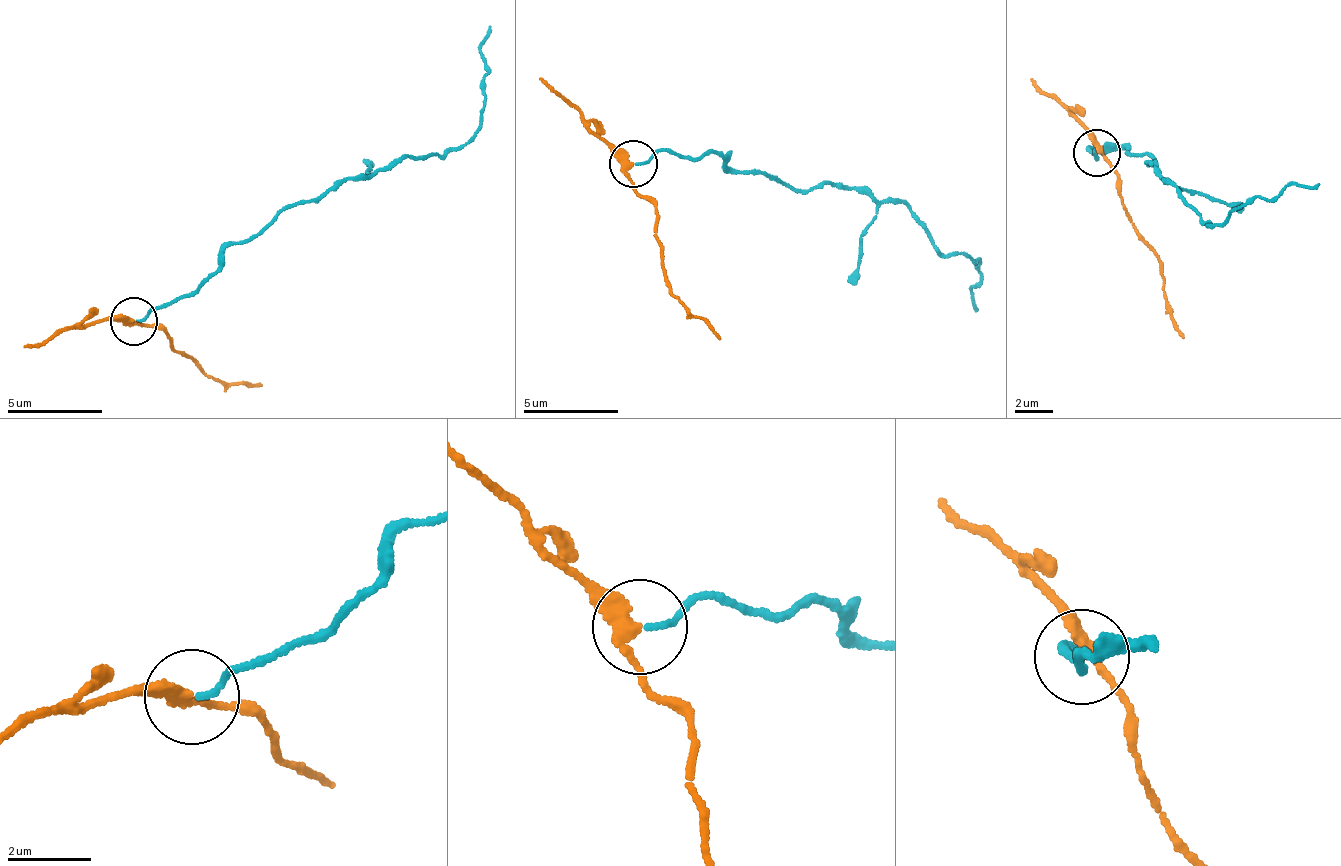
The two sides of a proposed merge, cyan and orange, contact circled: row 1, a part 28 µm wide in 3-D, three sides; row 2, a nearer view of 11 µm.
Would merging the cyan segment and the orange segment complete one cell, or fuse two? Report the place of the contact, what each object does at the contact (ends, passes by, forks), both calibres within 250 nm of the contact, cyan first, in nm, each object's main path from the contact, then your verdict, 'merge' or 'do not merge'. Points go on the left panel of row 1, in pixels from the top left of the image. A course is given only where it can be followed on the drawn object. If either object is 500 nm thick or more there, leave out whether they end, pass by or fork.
place (133, 321); cyan ends; orange passes by; calibres 130 and 280 nm; course cyan (137, 320), (301, 201), (400, 156), (459, 149), (481, 125), (489, 25); course orange (132, 319), (165, 330), (171, 347), (196, 367), (262, 386); do not merge

